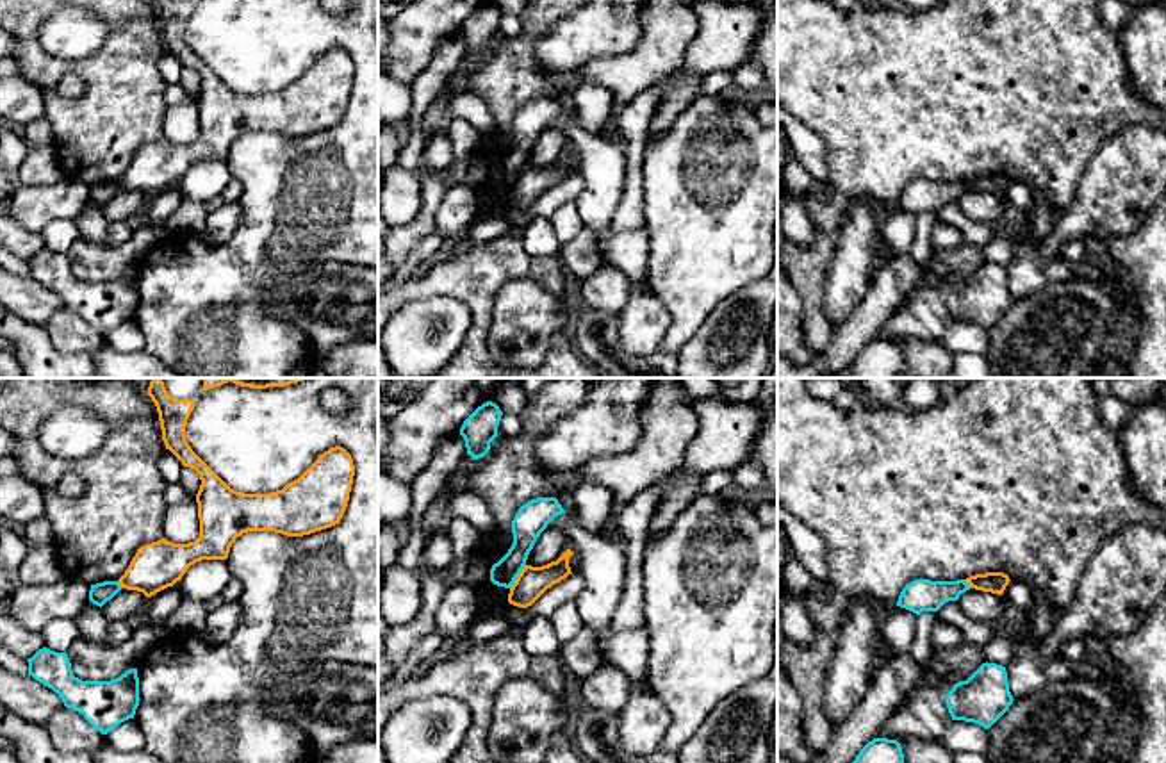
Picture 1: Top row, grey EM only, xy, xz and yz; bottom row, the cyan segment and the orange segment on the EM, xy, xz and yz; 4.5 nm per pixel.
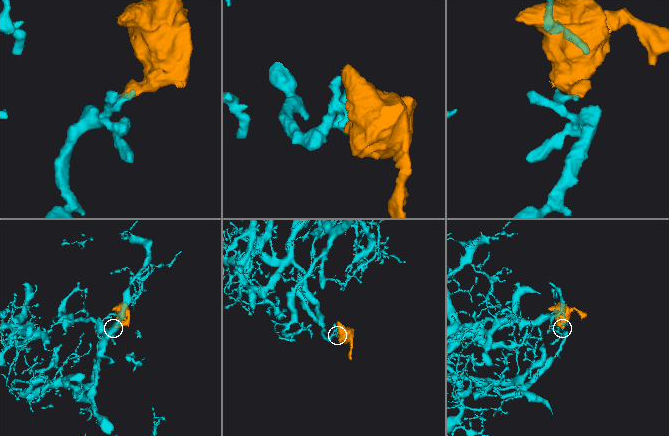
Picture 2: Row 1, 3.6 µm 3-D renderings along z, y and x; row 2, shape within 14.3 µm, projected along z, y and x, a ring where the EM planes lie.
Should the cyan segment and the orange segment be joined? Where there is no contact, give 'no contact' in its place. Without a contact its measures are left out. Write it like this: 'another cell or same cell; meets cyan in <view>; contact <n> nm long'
another cell; meets cyan in xz; contact 140 nm long

